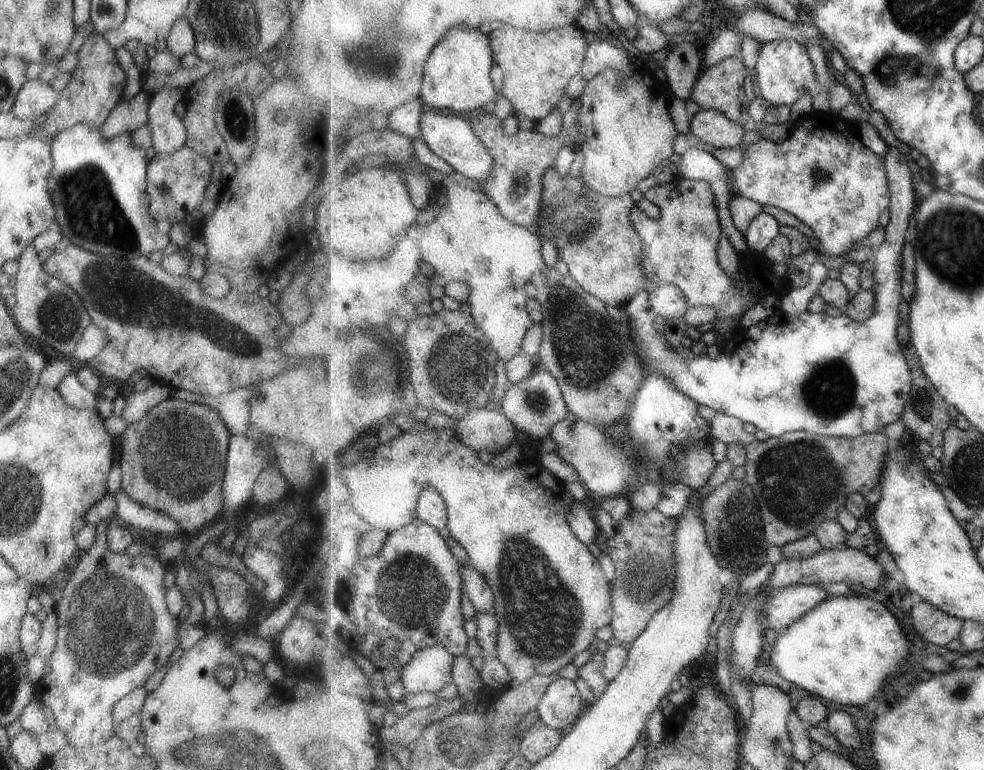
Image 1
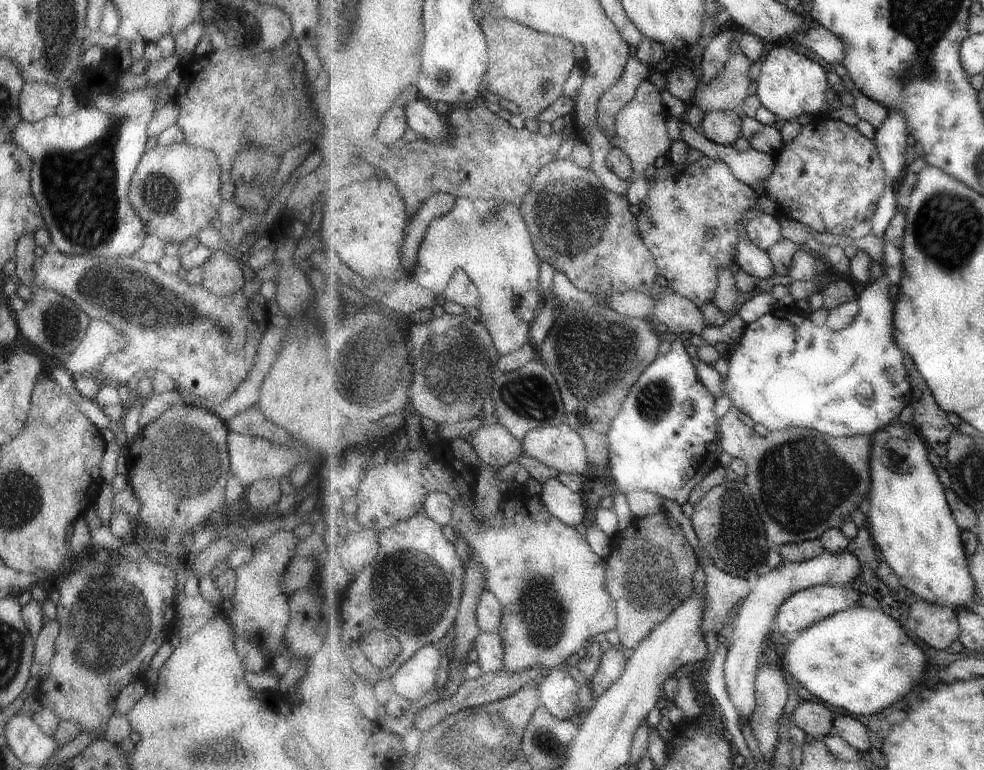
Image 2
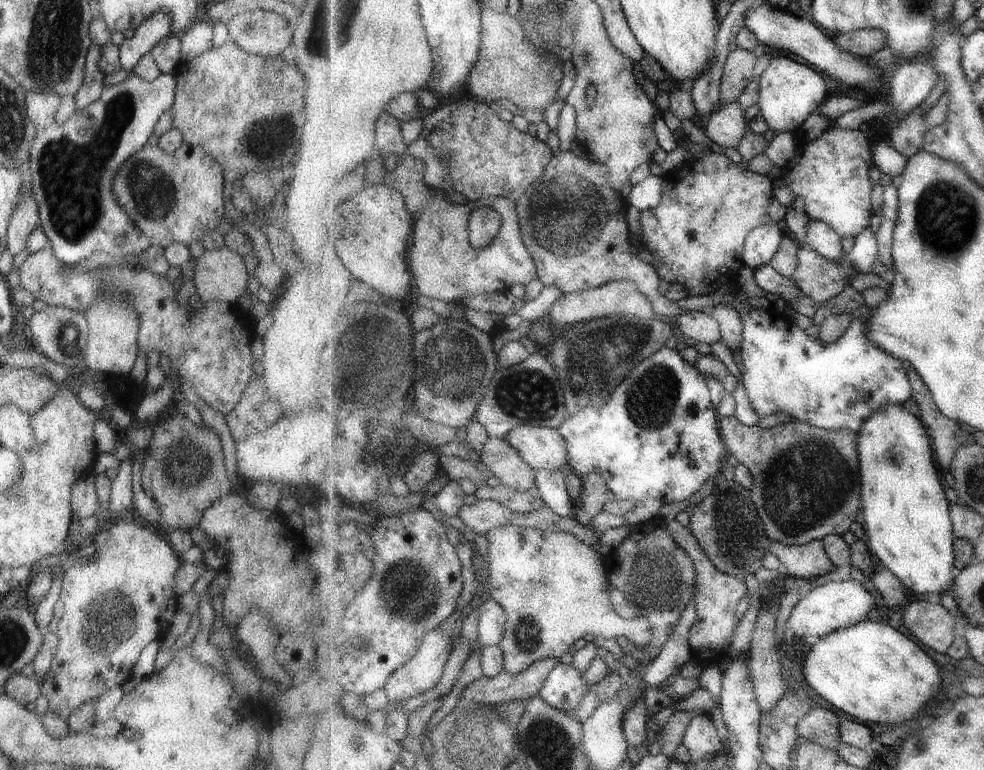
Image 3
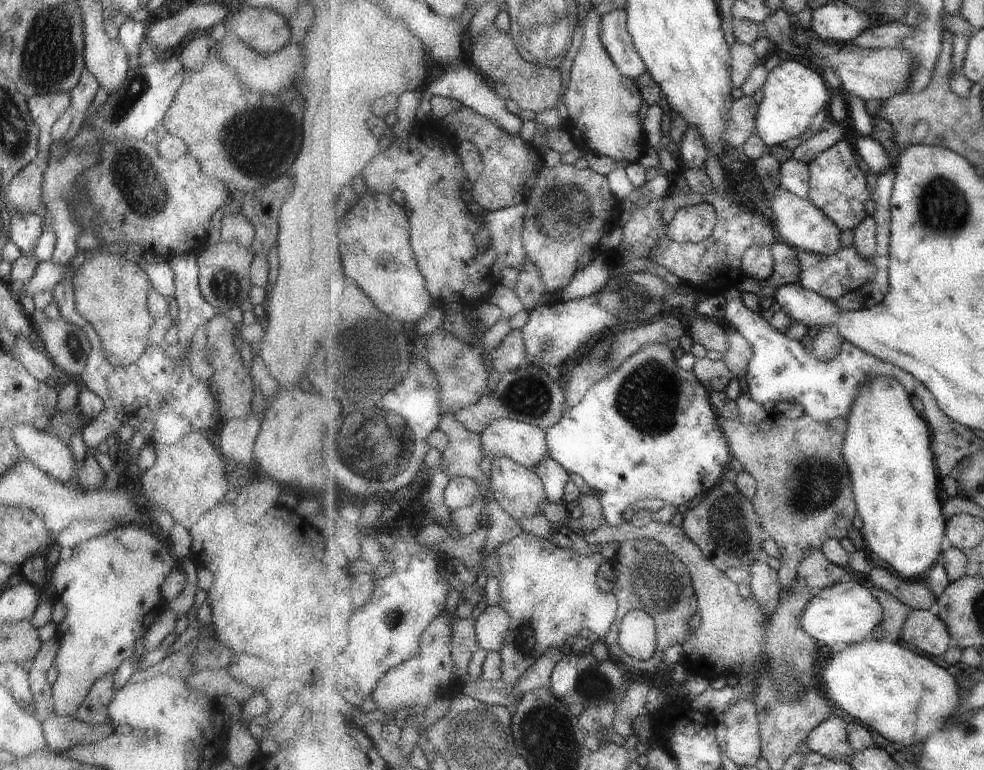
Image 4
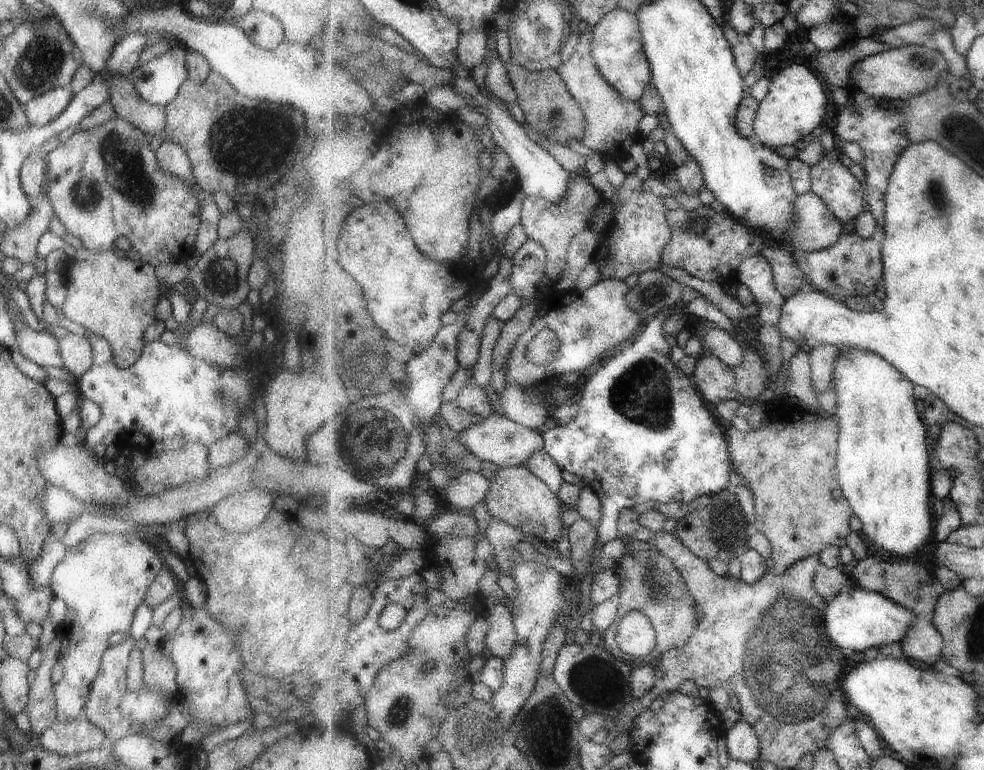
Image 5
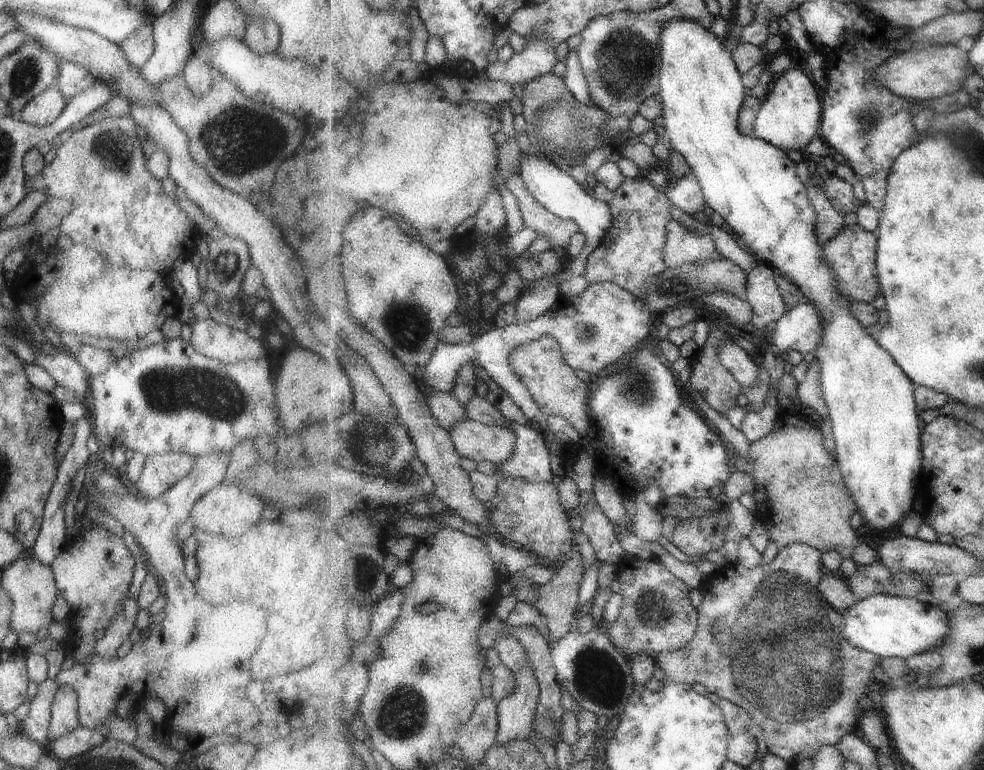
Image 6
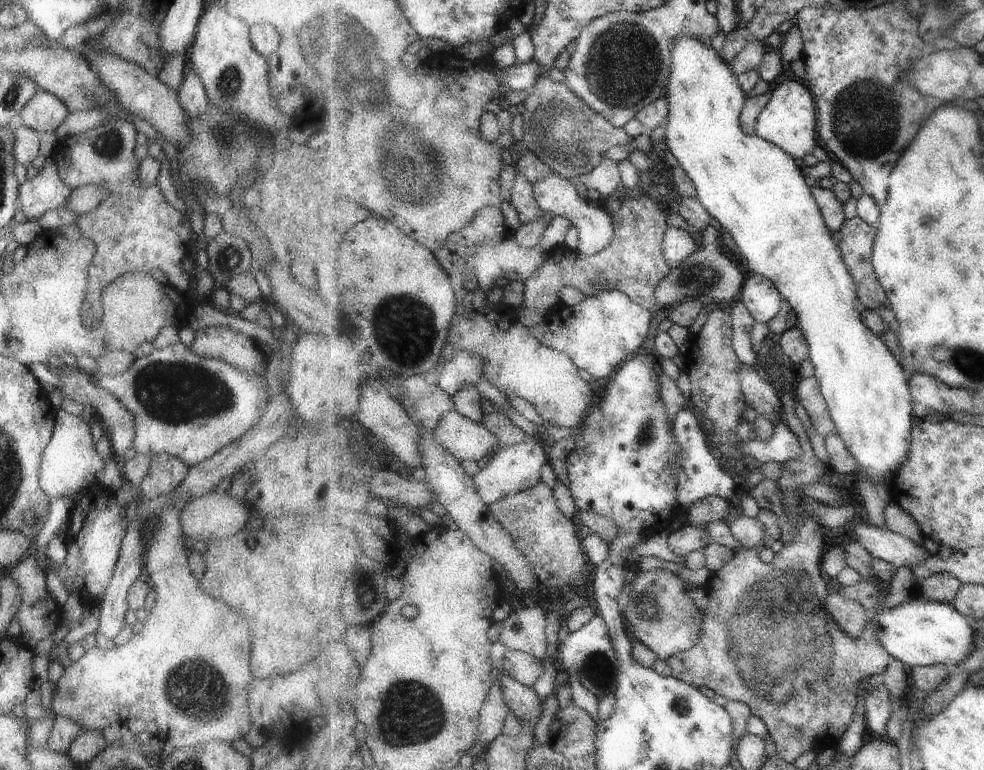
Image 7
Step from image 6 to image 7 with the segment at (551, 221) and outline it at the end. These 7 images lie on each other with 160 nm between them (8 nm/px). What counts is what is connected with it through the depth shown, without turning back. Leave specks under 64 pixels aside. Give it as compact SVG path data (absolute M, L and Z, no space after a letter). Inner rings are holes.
M524 175L516 176L511 183L510 203L518 212L520 222L531 224L533 220L543 220L546 213L535 199L534 185Z

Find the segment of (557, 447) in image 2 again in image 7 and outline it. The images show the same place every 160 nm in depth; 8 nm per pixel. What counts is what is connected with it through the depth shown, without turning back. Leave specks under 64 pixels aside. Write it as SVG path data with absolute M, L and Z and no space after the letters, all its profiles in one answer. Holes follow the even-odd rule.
M451 410L433 430L437 440L459 461L479 461L499 449L498 437L481 422Z

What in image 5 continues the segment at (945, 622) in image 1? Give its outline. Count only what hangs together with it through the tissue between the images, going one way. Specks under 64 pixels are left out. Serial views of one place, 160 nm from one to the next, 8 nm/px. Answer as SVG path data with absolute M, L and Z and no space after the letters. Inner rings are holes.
M917 616L902 644L902 650L909 660L917 660L931 666L941 660L944 650L943 636L935 628L935 624Z

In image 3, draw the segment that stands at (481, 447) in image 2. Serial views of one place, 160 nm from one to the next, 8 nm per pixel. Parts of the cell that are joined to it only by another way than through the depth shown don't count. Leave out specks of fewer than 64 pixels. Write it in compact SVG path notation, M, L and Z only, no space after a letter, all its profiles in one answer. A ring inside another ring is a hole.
M489 436L489 440L485 442L480 461L504 486L517 491L531 491L536 487L536 471L521 459L521 456L505 439Z

